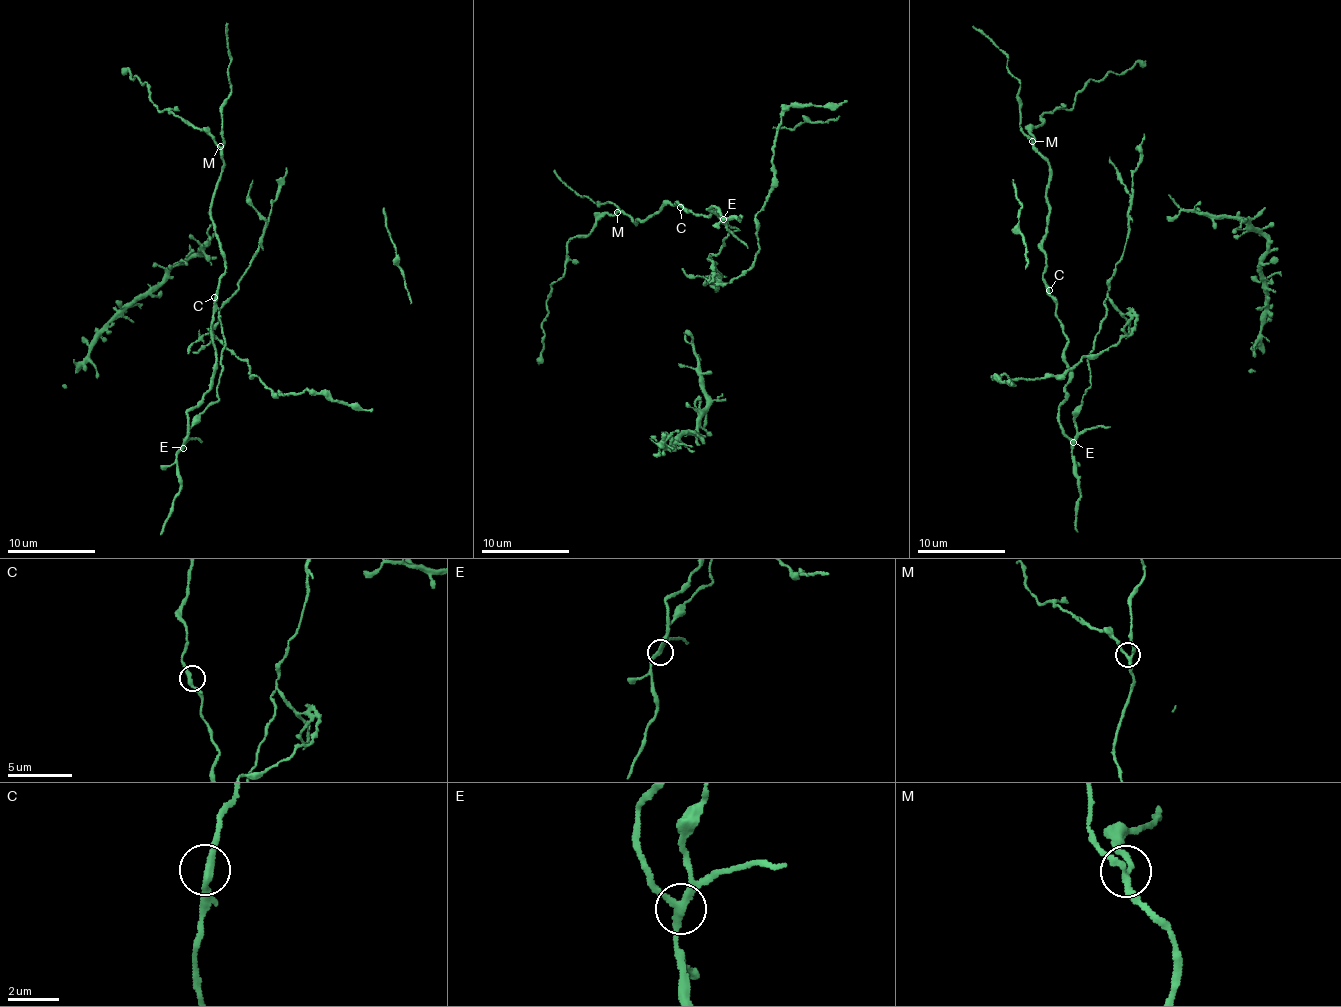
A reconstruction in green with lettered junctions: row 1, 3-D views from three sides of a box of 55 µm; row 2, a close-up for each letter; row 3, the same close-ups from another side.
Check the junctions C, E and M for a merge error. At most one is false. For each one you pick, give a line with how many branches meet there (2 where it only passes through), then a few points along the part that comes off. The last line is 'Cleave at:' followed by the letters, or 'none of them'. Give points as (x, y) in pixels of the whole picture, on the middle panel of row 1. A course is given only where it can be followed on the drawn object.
E: 3
Cleave at: E

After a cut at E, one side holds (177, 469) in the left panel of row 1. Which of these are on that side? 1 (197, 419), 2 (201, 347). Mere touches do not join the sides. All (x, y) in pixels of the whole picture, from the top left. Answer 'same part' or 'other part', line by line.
1: other part
2: other part

